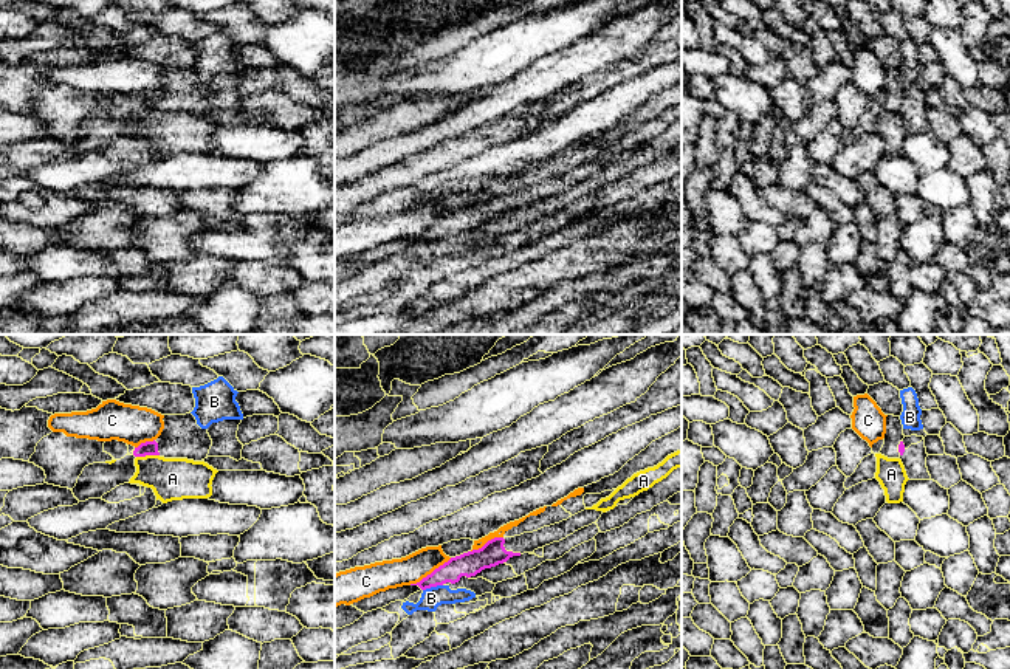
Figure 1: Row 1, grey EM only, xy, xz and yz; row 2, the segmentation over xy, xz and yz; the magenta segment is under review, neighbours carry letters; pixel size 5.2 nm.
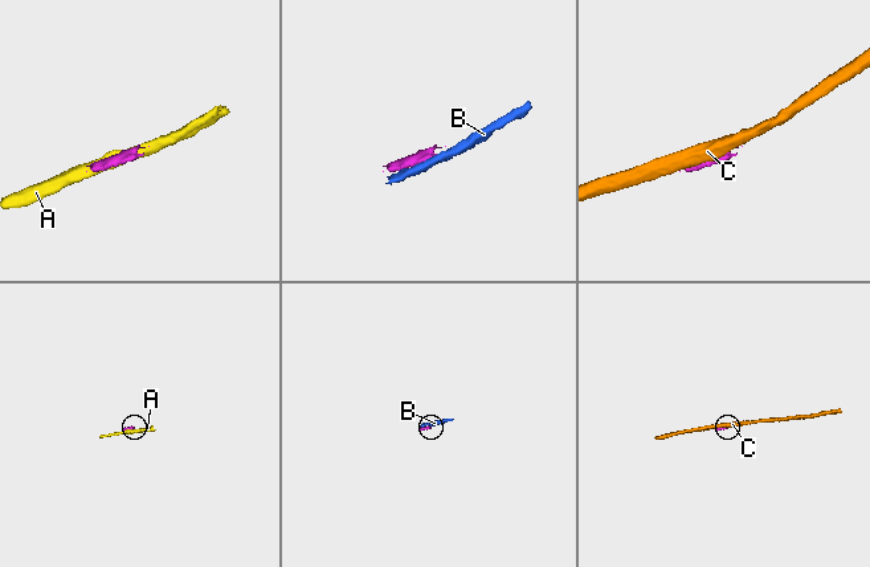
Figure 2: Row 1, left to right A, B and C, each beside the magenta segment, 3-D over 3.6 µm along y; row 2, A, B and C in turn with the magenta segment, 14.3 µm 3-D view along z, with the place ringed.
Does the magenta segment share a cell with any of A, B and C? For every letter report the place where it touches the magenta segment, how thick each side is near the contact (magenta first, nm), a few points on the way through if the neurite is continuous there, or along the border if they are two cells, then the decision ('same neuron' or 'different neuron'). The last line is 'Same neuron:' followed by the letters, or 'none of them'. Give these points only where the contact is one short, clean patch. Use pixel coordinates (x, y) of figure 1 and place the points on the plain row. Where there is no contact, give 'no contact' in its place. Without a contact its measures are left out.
A: contact xy (147, 107); calibres 80 and 220 nm; different neuron
B: contact xz (432, 239); calibres 130 and 110 nm; different neuron
C: contact xz (431, 226); calibres 130 and 150 nm; different neuron
Same neuron: none of them

